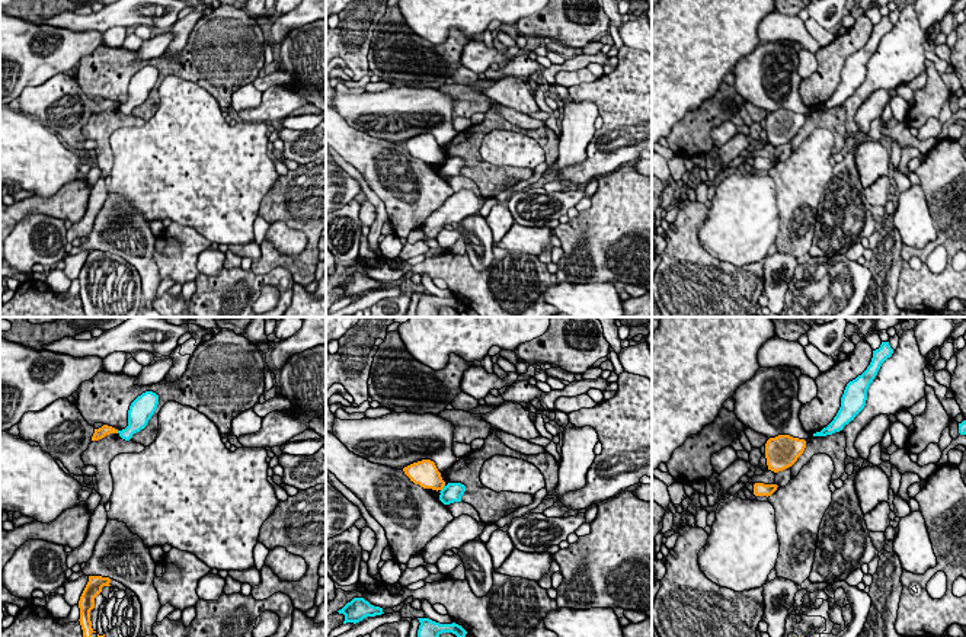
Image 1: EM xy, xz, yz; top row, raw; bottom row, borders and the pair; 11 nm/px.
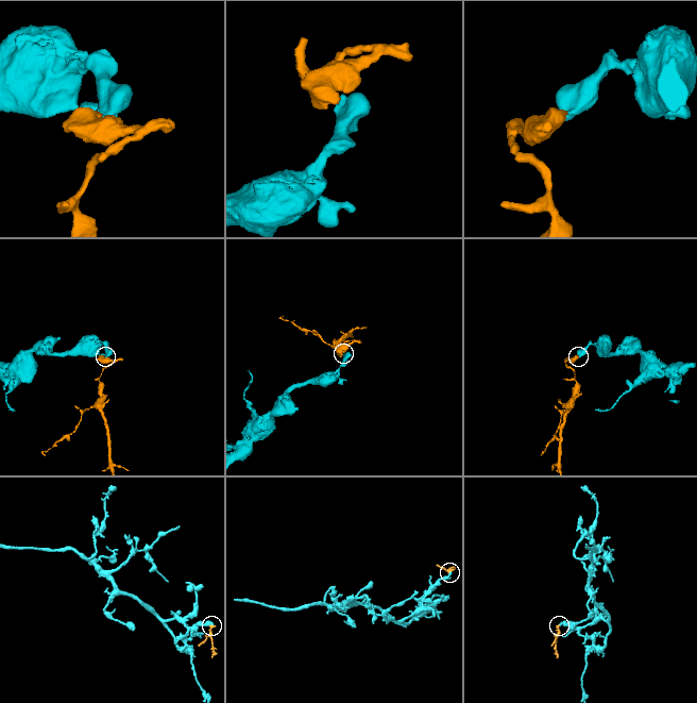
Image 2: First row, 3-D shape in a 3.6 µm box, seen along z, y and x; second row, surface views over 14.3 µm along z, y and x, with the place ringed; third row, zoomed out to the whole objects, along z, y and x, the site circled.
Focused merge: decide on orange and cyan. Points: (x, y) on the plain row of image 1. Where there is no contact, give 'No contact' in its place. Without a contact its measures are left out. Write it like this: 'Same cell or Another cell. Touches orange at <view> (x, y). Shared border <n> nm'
Another cell. Touches orange at xz (442, 162). Shared border 90 nm

